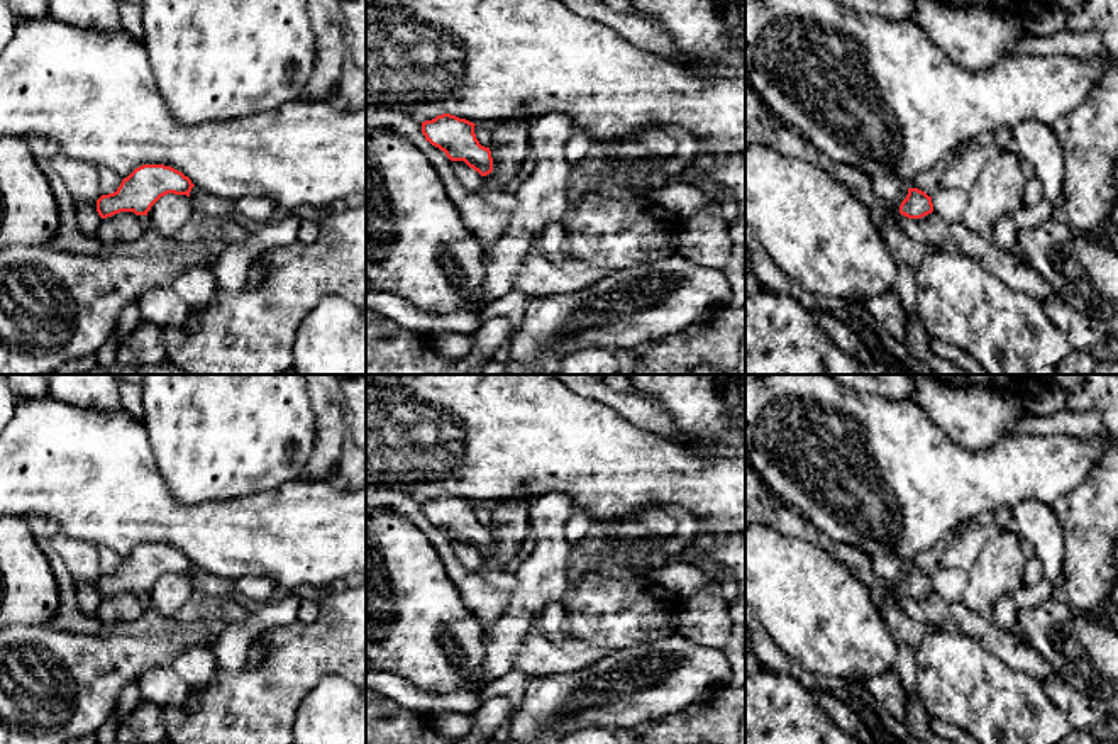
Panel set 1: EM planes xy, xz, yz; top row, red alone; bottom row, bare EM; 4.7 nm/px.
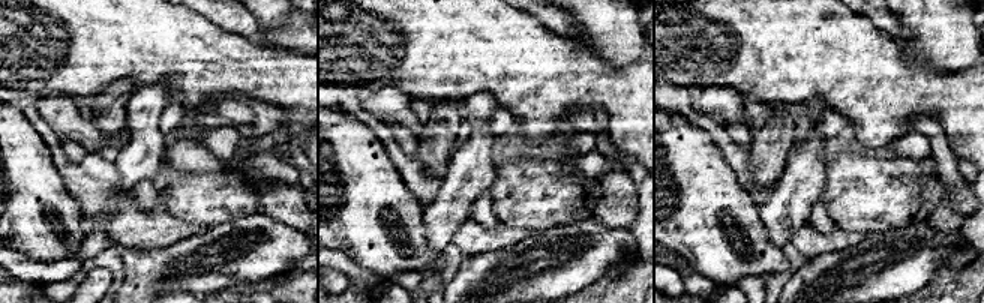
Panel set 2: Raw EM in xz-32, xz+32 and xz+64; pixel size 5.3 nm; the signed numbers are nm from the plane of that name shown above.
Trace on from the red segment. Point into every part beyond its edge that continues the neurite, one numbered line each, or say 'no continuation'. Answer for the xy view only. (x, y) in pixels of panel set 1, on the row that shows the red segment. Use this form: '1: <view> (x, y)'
no continuation

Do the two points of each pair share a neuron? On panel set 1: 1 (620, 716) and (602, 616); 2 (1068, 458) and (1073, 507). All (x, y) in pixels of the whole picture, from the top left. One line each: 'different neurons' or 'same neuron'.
1: different neurons
2: different neurons

